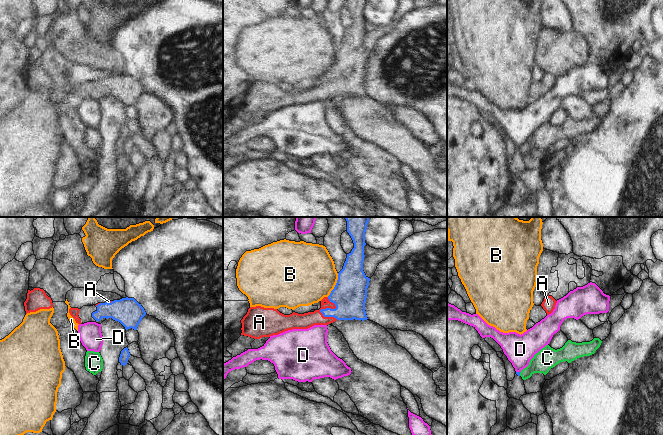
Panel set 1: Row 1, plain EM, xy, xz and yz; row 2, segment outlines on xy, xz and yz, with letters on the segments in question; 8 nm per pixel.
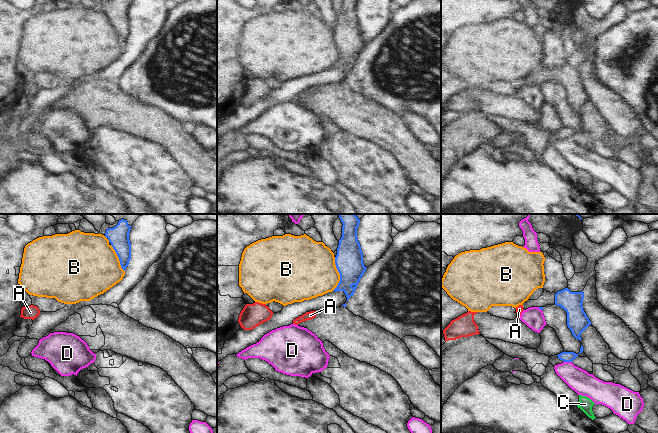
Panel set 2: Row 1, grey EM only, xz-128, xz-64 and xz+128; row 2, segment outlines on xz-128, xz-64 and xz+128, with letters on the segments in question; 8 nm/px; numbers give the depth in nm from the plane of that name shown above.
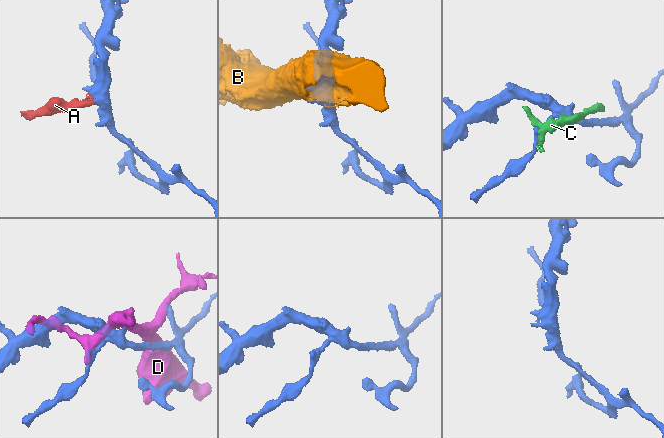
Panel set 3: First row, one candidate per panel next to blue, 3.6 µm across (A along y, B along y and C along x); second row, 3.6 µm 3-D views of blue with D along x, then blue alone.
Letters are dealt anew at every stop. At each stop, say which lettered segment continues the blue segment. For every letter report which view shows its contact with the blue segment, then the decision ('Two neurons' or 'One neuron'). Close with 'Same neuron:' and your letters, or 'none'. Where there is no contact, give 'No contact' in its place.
A: Touches blue in xz. One neuron
B: Touches blue in xz. Two neurons
C: Touches blue in yz. Two neurons
D: Touches blue in yz. Two neurons
Same neuron: A

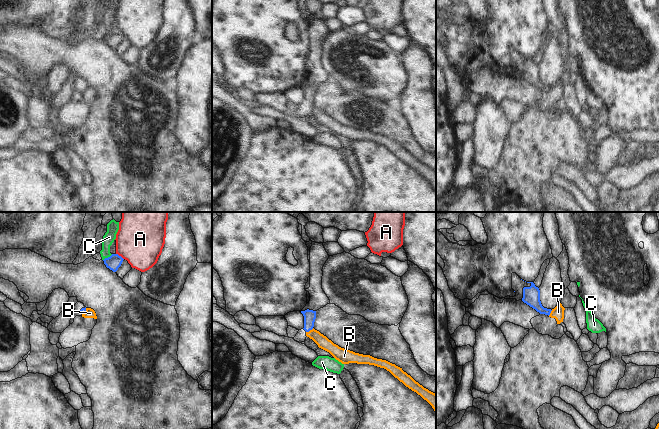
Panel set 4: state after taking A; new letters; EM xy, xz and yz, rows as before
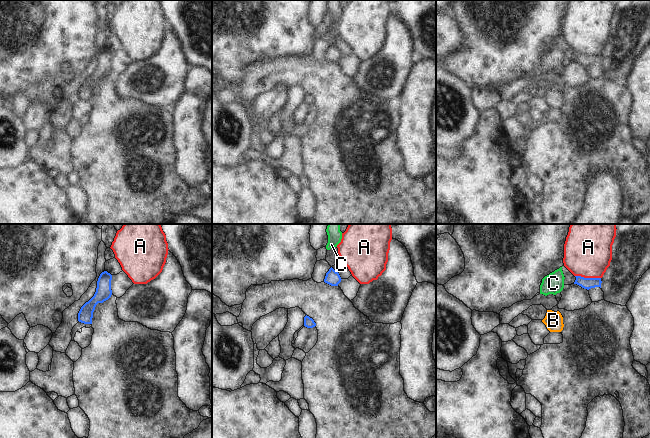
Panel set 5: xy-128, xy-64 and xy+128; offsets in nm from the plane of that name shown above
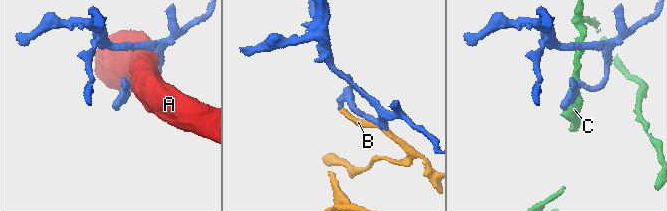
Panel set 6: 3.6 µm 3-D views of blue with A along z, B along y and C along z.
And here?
A: Touches blue in xy. Two neurons
B: Touches blue in xz. Two neurons
C: Touches blue in xy. Two neurons
Same neuron: none

